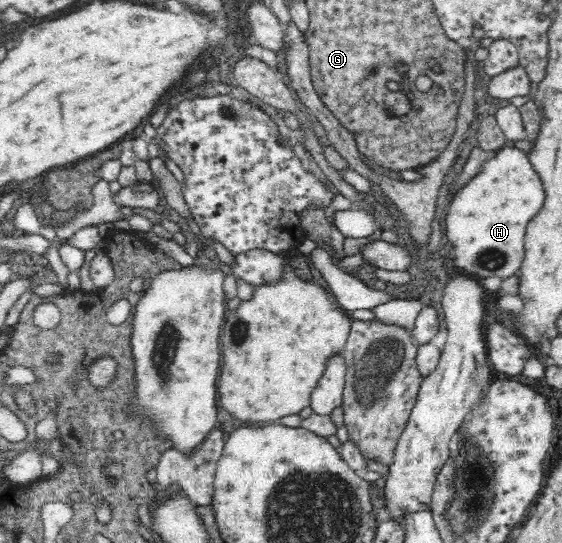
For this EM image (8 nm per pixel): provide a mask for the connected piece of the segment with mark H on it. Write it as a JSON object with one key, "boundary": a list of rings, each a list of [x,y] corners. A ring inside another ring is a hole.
{"boundary":[[[503,145],[491,155],[481,172],[453,196],[447,208],[447,238],[459,248],[452,251],[456,266],[480,277],[507,278],[518,274],[525,260],[525,236],[529,222],[545,206],[545,185],[530,160],[530,153]]]}

